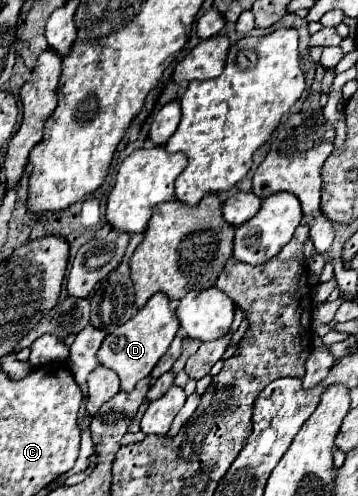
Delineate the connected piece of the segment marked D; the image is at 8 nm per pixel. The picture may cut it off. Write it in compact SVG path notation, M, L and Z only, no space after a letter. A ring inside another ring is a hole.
M157 293L147 301L143 309L139 309L139 313L133 319L129 319L125 325L117 327L111 335L105 337L101 349L97 351L97 359L103 367L119 375L121 391L129 393L135 389L137 381L149 377L157 361L165 355L171 341L175 339L177 329L179 329L179 319L175 311L169 307L169 297L165 297L163 293Z

